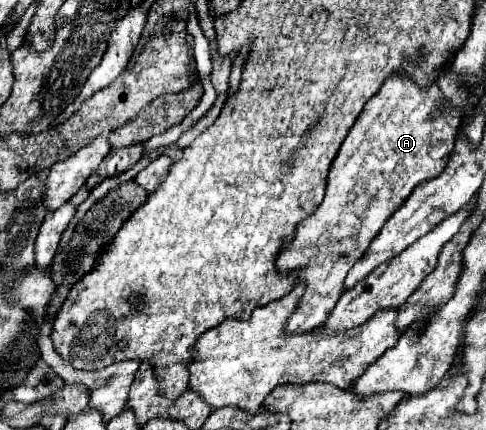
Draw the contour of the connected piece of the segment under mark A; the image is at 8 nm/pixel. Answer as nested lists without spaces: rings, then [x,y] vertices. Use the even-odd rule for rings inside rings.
[[[392,72],[380,92],[366,102],[356,124],[348,132],[338,156],[332,162],[326,178],[326,194],[322,204],[312,212],[312,216],[308,216],[294,228],[292,240],[284,240],[278,250],[276,270],[282,276],[284,272],[294,272],[296,280],[306,286],[306,292],[300,298],[292,318],[288,318],[284,332],[304,334],[320,326],[328,318],[328,312],[332,312],[336,300],[344,292],[344,276],[348,274],[352,264],[360,260],[360,256],[368,250],[368,244],[376,238],[388,216],[392,216],[392,212],[396,212],[396,208],[404,204],[404,200],[420,182],[438,176],[448,164],[448,156],[452,154],[462,116],[458,108],[444,100],[444,94],[436,82],[424,88],[416,84],[416,80],[412,80],[408,74],[400,72]]]

